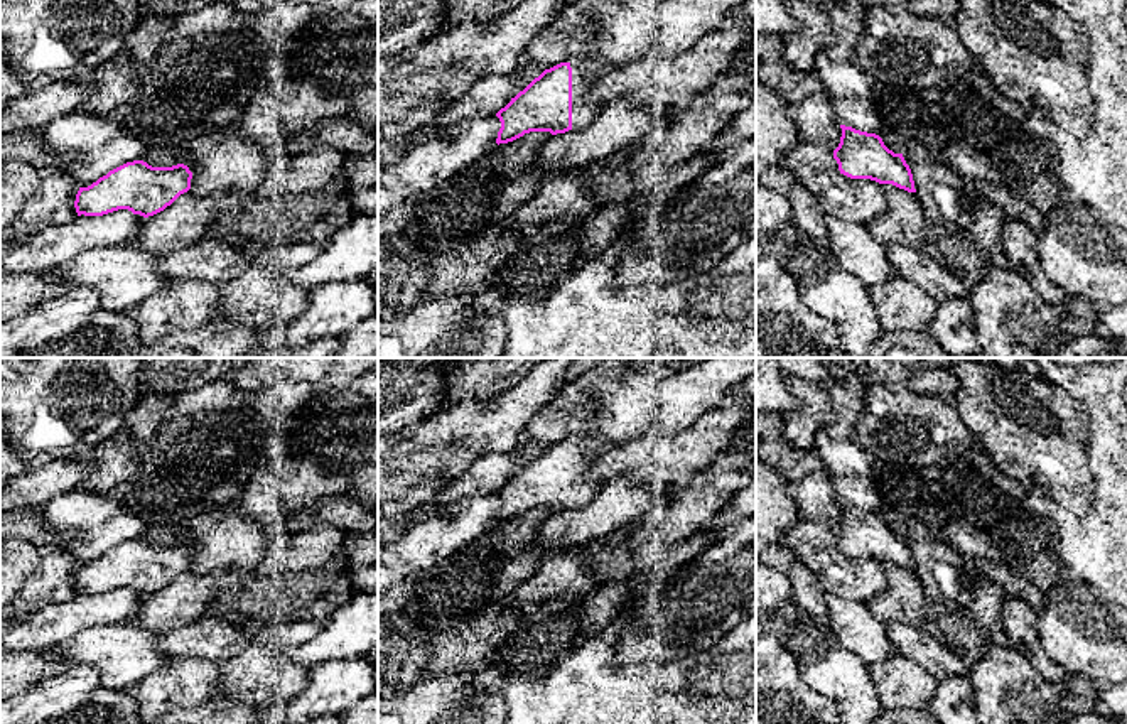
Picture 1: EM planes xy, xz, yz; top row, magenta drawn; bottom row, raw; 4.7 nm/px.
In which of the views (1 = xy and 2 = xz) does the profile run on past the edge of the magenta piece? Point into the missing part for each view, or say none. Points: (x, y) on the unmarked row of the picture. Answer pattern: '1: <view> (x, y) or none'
1: none
2: xz (586, 453)

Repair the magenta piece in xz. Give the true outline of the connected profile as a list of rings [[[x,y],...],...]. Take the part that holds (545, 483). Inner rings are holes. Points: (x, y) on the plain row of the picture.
[[[574,434],[545,447],[496,491],[501,500],[496,521],[530,510],[557,513],[587,505],[602,486],[602,481],[590,481],[587,474],[604,454],[607,451],[594,435],[584,439]]]

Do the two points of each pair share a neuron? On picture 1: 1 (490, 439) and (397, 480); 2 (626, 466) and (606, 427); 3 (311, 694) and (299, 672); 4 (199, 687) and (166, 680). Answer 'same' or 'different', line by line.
1: same
2: different
3: different
4: same

